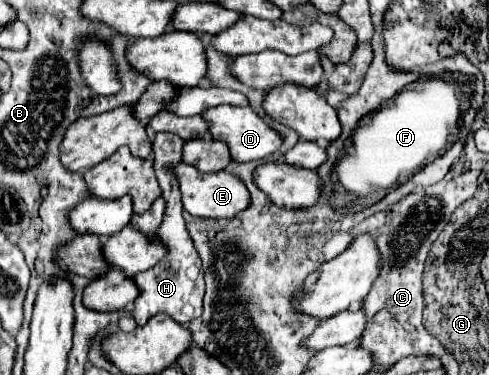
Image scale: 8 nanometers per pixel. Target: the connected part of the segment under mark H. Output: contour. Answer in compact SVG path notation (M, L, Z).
M159 132L155 136L155 142L153 142L155 174L157 174L159 186L163 190L163 198L167 200L167 210L165 210L163 224L159 226L159 230L153 236L163 246L167 246L169 254L163 260L159 260L153 268L149 268L147 272L141 272L141 274L133 276L135 284L141 288L141 294L133 304L133 318L139 326L145 326L147 320L157 312L169 314L179 324L189 324L193 318L199 318L201 312L203 312L205 284L203 284L201 258L199 258L193 242L189 238L187 228L185 228L183 204L181 204L181 192L179 192L177 176L173 176L173 172L169 172L169 168L173 168L173 164L183 162L181 160L181 144L185 144L185 140L179 140L179 136L173 136L171 132L165 132L165 134Z

